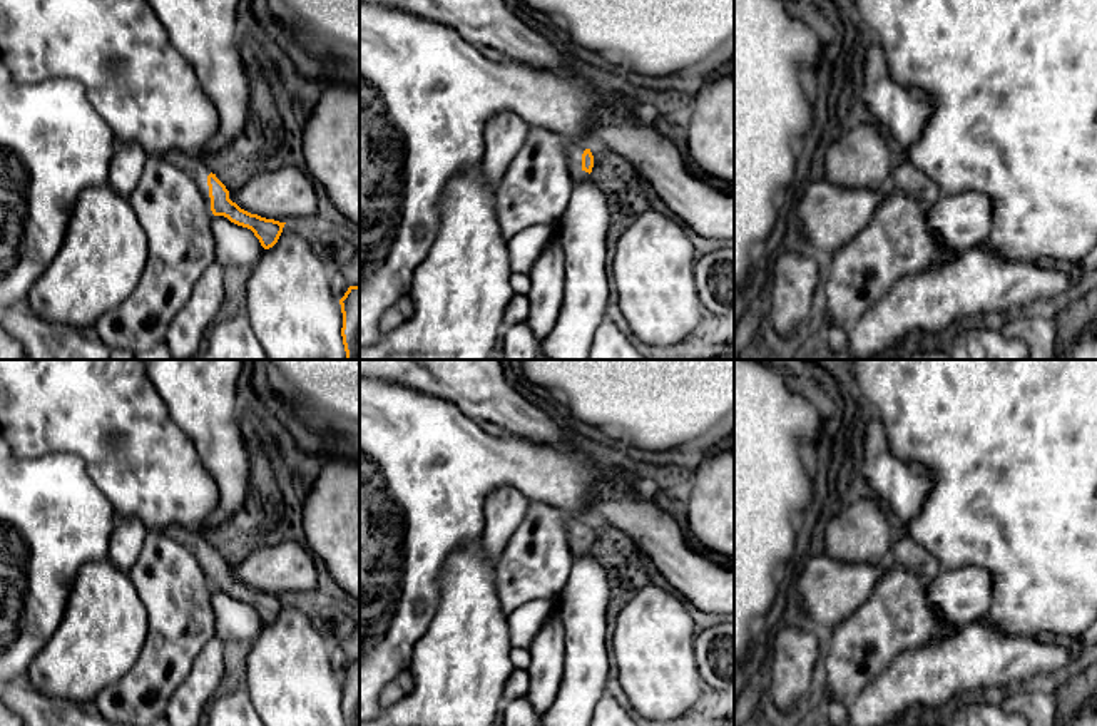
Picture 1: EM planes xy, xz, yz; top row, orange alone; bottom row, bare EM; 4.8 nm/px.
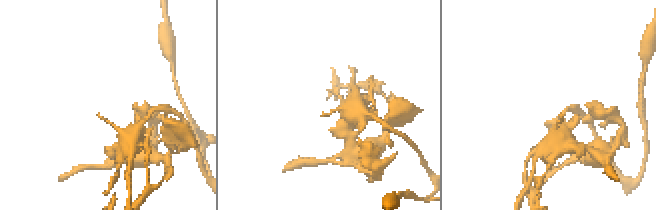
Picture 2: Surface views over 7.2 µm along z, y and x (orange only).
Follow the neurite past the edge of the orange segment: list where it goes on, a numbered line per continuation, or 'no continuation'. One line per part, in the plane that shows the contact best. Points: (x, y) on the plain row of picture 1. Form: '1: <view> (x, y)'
1: xy (191, 539)

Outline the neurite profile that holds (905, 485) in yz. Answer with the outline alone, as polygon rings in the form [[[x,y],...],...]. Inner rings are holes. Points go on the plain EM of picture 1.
[[[861,408],[858,423],[850,435],[856,440],[855,470],[861,492],[886,502],[896,519],[908,525],[928,500],[930,472],[891,452],[883,420],[873,408]]]

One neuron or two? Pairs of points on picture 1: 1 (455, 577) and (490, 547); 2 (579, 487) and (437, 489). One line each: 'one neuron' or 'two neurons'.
1: two neurons
2: one neuron

